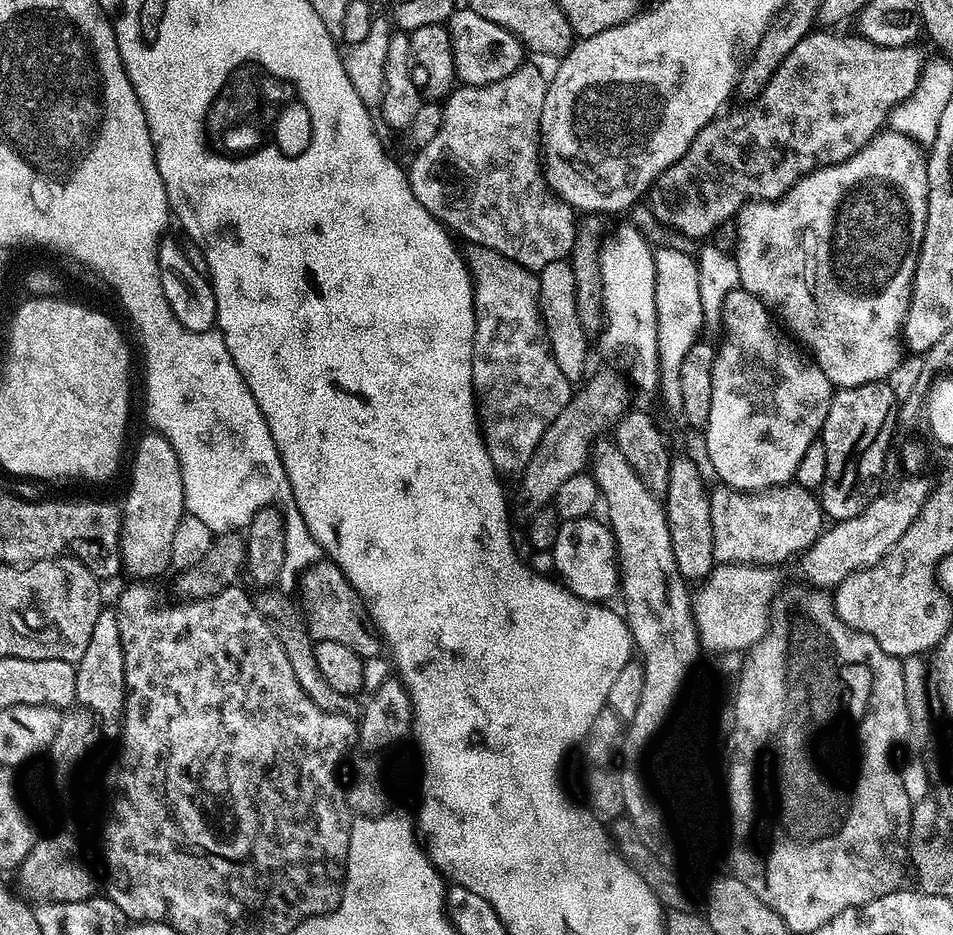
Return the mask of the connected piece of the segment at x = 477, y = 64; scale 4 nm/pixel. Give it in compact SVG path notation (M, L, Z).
M457 7L452 17L446 22L448 46L451 49L451 71L461 85L492 84L494 81L510 75L526 60L526 49L521 44L515 31L506 29L500 22L490 18L482 18L470 7Z

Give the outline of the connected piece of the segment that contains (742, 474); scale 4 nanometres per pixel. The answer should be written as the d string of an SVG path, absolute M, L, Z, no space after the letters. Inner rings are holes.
M739 286L733 287L732 291L726 294L724 304L721 306L718 315L718 320L724 323L724 341L718 344L716 348L716 360L712 364L712 401L710 402L708 427L703 433L704 445L708 447L713 473L717 477L720 475L724 479L721 481L742 490L773 488L781 484L787 484L795 477L798 470L798 462L802 462L802 454L806 454L806 446L813 444L821 435L824 419L830 410L830 402L834 395L834 385L830 383L823 370L816 365L816 361L801 351L797 341L783 327L778 326L774 316L774 321L772 321L771 315L773 316L773 313L770 311L768 305L763 304L757 296L744 291Z

